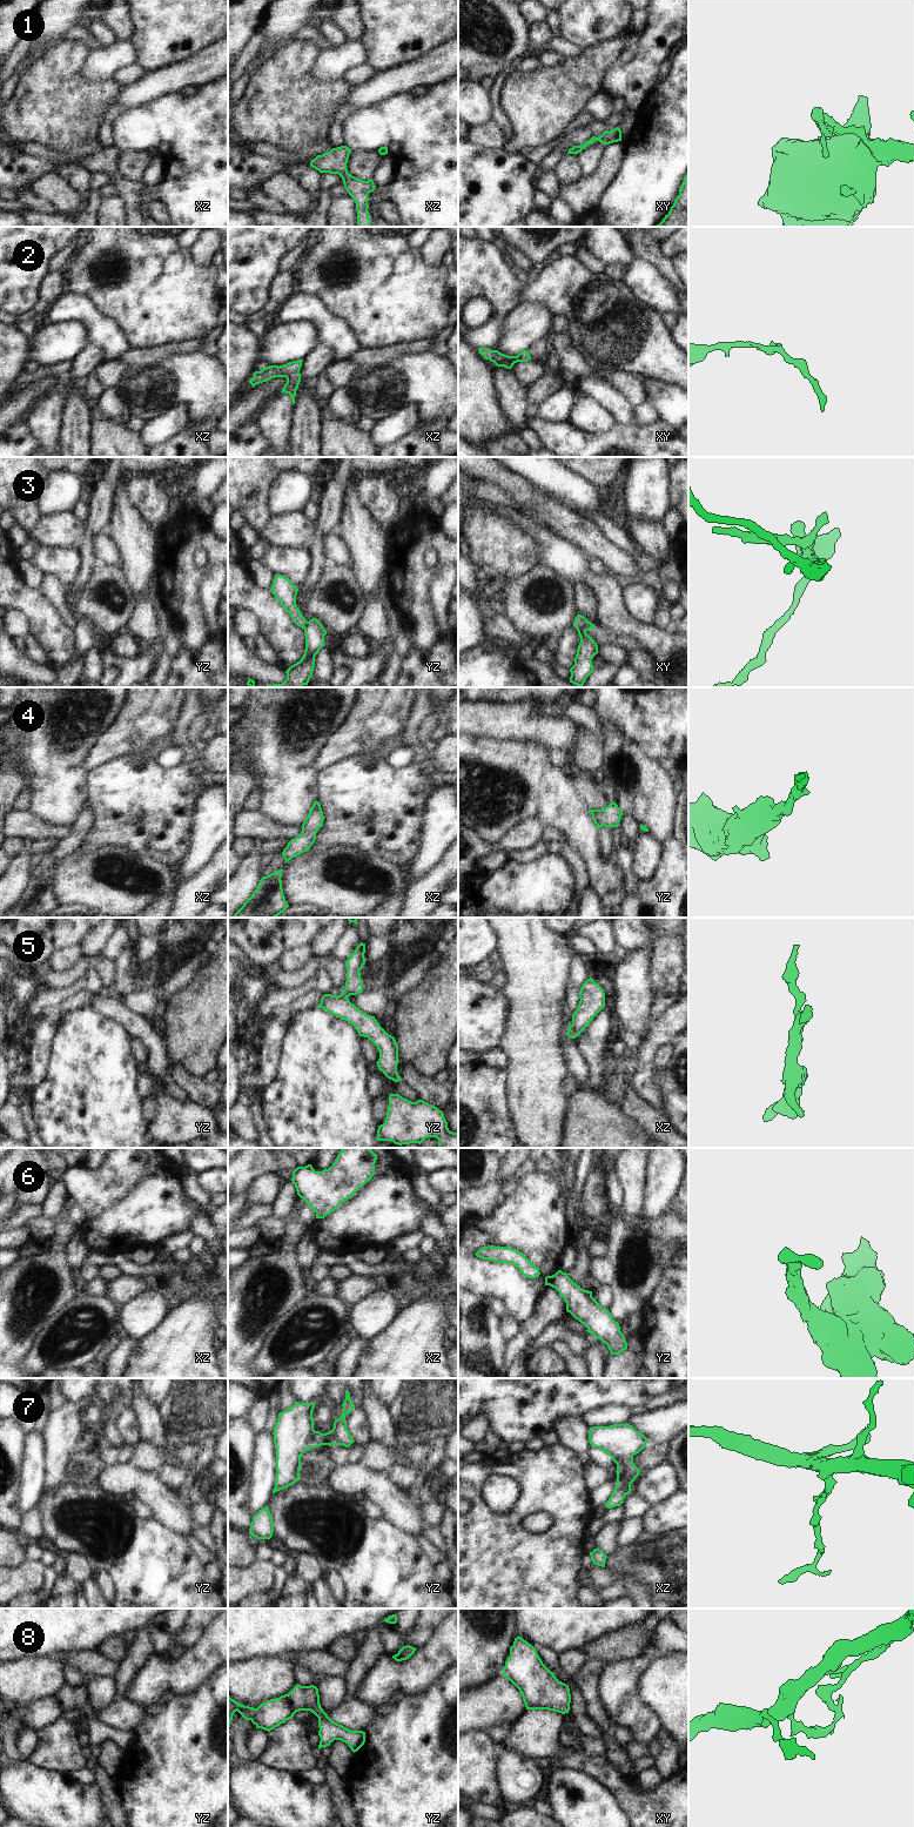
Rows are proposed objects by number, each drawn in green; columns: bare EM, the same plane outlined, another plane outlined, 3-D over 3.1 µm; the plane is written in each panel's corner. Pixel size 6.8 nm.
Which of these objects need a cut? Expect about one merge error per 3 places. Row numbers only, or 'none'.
3, 5

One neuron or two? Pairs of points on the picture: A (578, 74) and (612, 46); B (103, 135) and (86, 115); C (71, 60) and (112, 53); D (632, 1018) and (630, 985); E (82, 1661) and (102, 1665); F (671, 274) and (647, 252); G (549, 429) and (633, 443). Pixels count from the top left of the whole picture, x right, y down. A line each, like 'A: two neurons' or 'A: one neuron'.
A: one neuron
B: two neurons
C: two neurons
D: one neuron
E: one neuron
F: one neuron
G: one neuron

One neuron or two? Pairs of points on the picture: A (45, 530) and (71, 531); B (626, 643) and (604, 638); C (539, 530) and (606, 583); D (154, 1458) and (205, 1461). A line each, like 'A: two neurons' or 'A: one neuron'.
A: one neuron
B: one neuron
C: one neuron
D: two neurons

